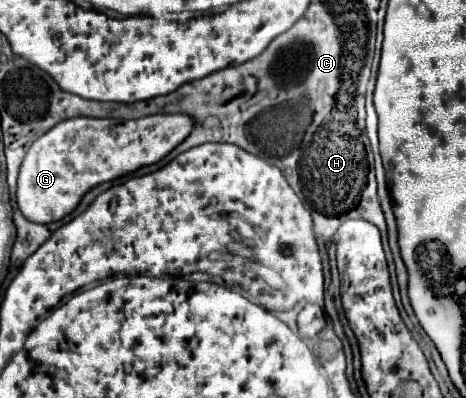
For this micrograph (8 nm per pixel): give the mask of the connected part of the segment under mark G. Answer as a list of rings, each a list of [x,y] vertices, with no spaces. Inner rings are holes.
[[[175,113],[175,115],[147,115],[143,119],[93,119],[93,117],[73,117],[57,123],[51,127],[45,135],[41,135],[27,151],[21,169],[19,169],[19,179],[17,179],[17,207],[23,213],[25,219],[33,223],[51,223],[59,221],[65,215],[69,215],[81,197],[95,185],[101,185],[105,181],[113,181],[121,175],[127,175],[143,165],[157,163],[161,157],[171,153],[179,143],[183,143],[193,131],[195,123],[189,115],[185,113]]]

